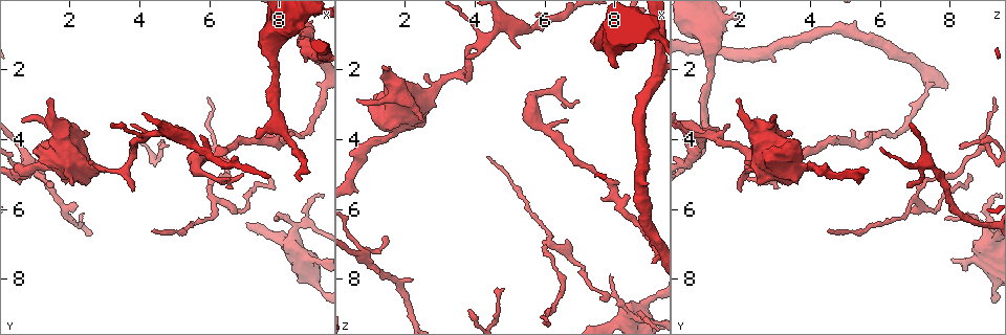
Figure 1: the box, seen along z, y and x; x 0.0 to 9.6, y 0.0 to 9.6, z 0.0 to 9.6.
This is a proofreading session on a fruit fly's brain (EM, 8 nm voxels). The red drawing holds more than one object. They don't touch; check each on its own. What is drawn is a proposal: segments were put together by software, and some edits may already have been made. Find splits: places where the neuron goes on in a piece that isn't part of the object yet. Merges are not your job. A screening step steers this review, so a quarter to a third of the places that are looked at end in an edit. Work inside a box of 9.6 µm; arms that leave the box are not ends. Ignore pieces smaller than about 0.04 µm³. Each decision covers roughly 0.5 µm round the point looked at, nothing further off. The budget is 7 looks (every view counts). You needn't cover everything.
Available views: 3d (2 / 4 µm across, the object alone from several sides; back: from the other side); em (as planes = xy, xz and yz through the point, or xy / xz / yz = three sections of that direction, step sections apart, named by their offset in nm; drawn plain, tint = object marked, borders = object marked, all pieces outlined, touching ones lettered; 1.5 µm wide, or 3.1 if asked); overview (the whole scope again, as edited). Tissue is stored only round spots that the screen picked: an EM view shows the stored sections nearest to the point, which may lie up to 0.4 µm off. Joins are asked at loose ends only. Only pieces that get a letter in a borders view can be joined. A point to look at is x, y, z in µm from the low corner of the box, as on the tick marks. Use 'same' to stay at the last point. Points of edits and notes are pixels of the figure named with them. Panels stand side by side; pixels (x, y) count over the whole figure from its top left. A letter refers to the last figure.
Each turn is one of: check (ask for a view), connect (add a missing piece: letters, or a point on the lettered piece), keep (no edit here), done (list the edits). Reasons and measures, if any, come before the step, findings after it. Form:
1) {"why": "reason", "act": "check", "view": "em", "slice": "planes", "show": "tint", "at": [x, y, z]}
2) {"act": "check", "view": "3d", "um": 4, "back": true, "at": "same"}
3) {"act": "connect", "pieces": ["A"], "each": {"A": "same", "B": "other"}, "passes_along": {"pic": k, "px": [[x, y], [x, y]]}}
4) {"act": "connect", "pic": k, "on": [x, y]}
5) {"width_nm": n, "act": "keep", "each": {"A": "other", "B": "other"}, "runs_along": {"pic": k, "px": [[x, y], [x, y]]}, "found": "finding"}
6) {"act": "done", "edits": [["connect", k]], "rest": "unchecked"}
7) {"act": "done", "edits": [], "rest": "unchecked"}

{"why": "an open end", "act": "check", "view": "em", "slice": "planes", "show": "borders", "at": [1.40, 2.90, 1.90]}

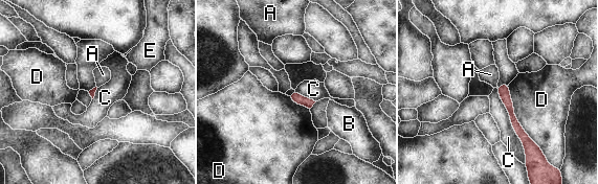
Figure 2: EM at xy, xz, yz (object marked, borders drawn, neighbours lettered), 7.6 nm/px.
{"longest_contact_nm": ["C", 600], "act": "keep", "each": {"A": "other", "B": "other", "C": "other", "D": "other", "E": "other"}, "border": {"pic": 2, "px": [[495, 88], [526, 159]]}, "found": "no lettered piece goes on from it"}

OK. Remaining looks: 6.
{"why": "free end", "act": "check", "view": "3d", "um": 2, "back": true, "at": [5.30, 3.70, 1.45]}

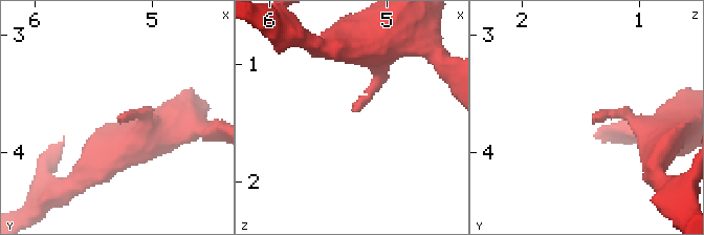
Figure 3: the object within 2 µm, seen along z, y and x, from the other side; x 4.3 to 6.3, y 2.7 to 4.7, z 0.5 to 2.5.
{"why": "now the EM", "act": "check", "view": "em", "slice": "yz", "step": 8, "show": "tint", "at": [5.26, 3.74, 1.42]}

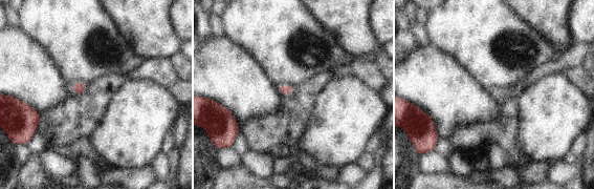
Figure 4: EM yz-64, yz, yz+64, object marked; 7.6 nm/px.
{"why": "cut it another way", "act": "check", "view": "em", "slice": "planes", "show": "borders", "at": "same"}

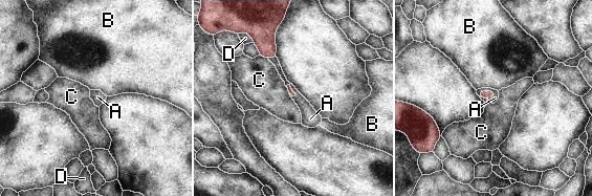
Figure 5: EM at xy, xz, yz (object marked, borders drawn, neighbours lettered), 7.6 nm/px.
{"act": "connect", "pieces": ["A"], "each": {"A": "same", "B": "other", "C": "other", "D": "other"}, "passes_along": {"pic": 5, "px": [[484, 94], [487, 91], [495, 98]]}, "found": "the neuron continues"}

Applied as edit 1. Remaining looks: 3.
{"why": "see it whole again", "act": "check", "view": "overview"}

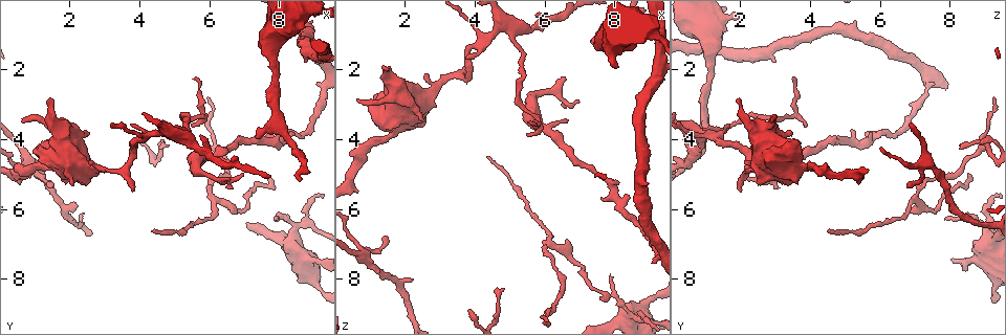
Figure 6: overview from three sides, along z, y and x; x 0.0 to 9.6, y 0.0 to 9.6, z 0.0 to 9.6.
{"act": "check", "view": "em", "slice": "xy", "step": 8, "show": "borders", "at": [7.35, 3.95, 1.10]}

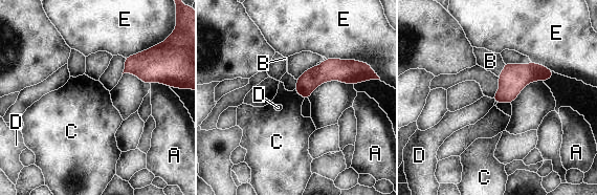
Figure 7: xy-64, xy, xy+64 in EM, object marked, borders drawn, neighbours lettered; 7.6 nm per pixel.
{"width_nm": 160, "act": "connect", "pieces": ["B"], "each": {"A": "other", "B": "same", "C": "other", "D": "other", "E": "other"}, "passes_along": {"pic": 7, "px": [[514, 78], [503, 70], [490, 61]]}, "found": "it goes on there"}

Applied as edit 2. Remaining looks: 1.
{"act": "done", "edits": [["connect", 5], ["connect", 7]], "rest": "unchecked"}

